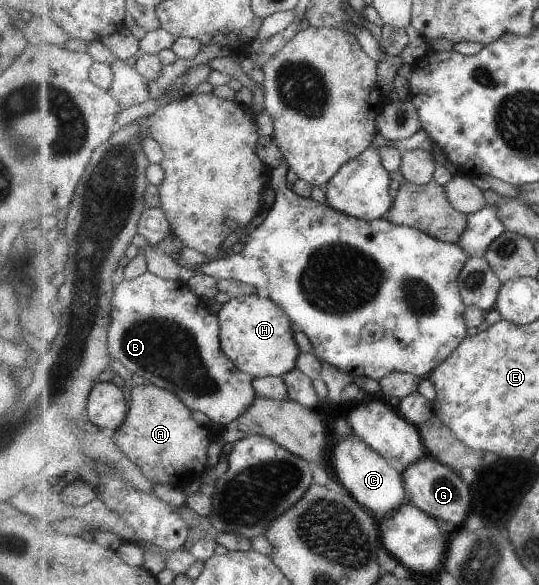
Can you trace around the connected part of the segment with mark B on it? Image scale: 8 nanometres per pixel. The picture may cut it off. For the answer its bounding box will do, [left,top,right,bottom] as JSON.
[108,271,258,427]

